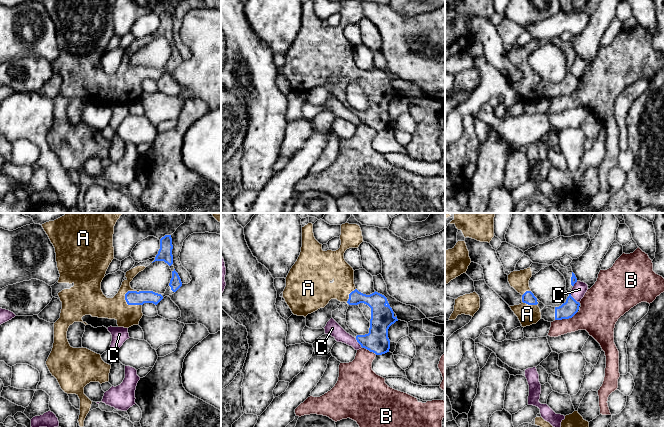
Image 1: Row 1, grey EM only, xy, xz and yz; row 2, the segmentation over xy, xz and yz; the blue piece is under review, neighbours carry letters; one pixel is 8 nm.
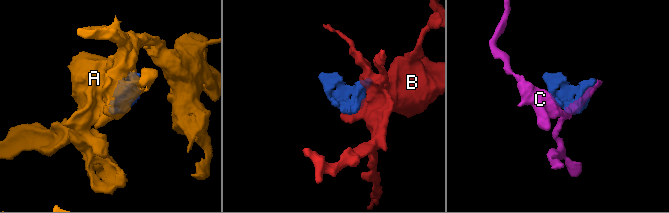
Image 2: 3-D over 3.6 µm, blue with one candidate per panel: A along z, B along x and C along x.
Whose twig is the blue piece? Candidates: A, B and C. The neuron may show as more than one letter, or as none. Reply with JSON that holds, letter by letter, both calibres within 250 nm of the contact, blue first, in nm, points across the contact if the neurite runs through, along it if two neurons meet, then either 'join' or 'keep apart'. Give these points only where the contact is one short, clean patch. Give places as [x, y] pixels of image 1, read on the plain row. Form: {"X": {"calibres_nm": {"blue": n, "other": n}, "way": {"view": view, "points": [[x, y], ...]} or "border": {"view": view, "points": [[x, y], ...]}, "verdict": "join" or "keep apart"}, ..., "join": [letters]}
{"A": {"calibres_nm": {"blue": 110, "other": 180}, "way": {"view": "xy", "points": [[132, 73], [130, 80], [100, 82]]}, "verdict": "join"}, "B": {"calibres_nm": {"blue": 130, "other": 300}, "border": {"view": "yz", "points": [[577, 87], [571, 93], [555, 96]]}, "verdict": "keep apart"}, "C": {"calibres_nm": {"blue": 130, "other": 120}, "verdict": "keep apart"}, "join": ["A"]}

